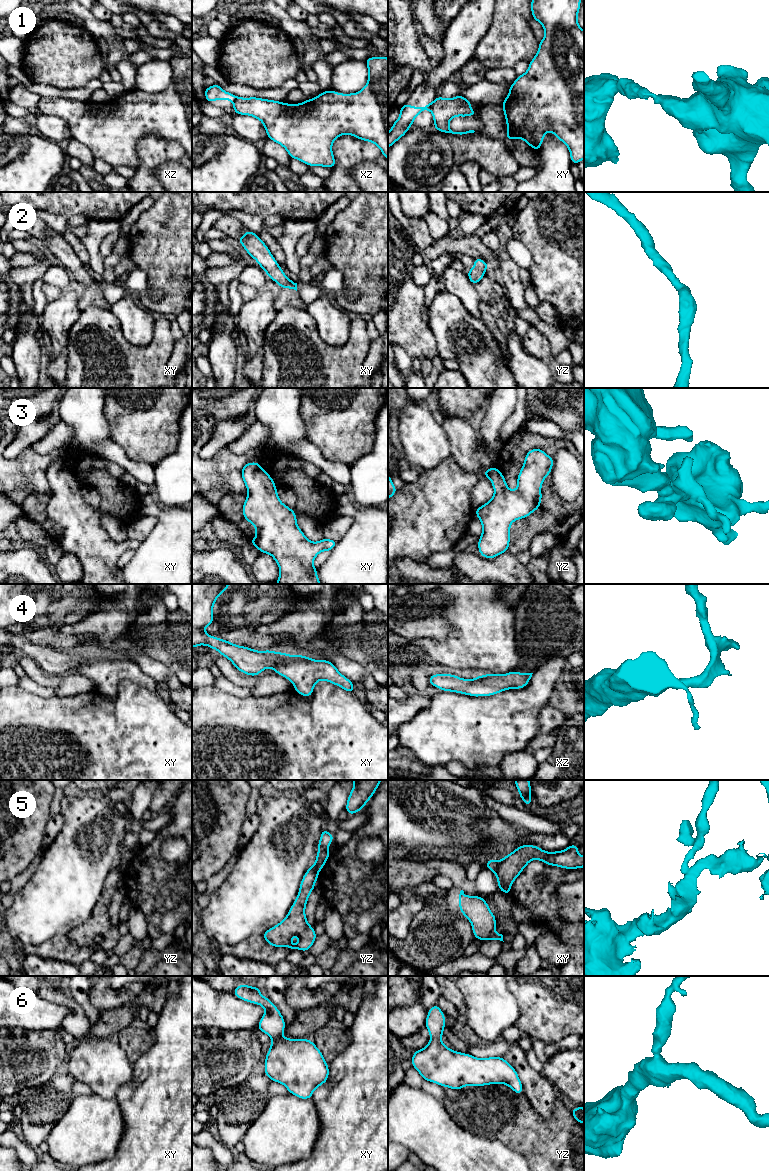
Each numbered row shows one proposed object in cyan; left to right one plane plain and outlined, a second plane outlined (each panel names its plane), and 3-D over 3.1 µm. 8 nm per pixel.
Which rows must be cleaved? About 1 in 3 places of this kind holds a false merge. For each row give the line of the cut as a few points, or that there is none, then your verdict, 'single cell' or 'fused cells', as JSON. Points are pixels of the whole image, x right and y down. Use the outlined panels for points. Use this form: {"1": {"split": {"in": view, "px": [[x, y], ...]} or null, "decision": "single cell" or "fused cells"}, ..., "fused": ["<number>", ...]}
{"1": {"split": {"in": "xy", "px": [[432, 102], [429, 109]]}, "decision": "fused cells"}, "2": {"split": null, "decision": "single cell"}, "3": {"split": null, "decision": "single cell"}, "4": {"split": null, "decision": "single cell"}, "5": {"split": {"in": "xy", "px": [[500, 861], [495, 872]]}, "decision": "fused cells"}, "6": {"split": null, "decision": "single cell"}, "fused": ["1", "5"]}

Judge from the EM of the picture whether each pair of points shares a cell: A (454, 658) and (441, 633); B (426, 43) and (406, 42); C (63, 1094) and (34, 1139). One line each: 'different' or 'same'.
A: different
B: different
C: same

